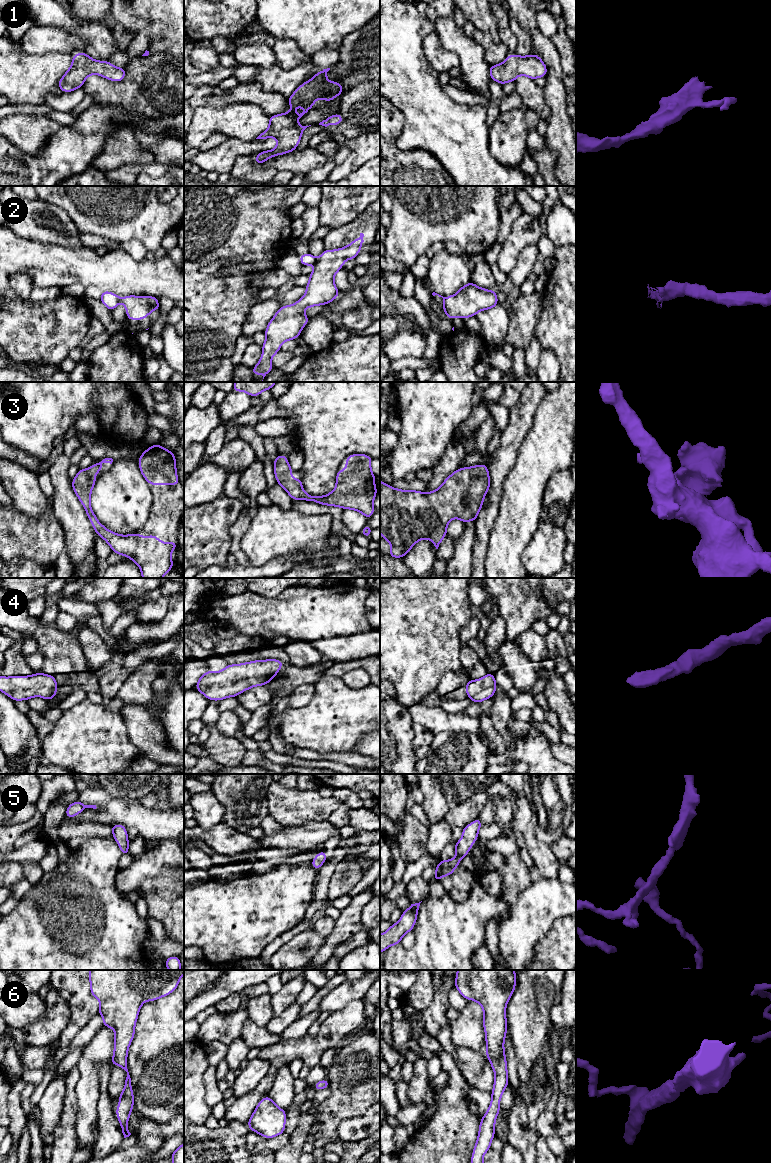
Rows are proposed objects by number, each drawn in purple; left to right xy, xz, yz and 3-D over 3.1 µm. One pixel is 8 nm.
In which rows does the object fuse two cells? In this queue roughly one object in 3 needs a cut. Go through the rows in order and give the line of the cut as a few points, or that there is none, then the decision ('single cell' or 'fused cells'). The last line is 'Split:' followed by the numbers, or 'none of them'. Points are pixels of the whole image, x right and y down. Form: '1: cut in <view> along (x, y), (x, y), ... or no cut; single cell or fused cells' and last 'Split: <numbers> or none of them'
1: no cut; single cell
2: no cut; single cell
3: no cut; single cell
4: no cut; single cell
5: no cut; single cell
6: no cut; single cell
Split: none of them

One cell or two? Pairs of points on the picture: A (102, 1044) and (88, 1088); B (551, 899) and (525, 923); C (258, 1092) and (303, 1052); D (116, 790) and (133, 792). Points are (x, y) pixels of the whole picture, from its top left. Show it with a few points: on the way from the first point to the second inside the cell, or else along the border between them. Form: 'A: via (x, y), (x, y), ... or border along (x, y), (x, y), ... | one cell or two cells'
A: via (94, 1055), (89, 1061), (89, 1077) | one cell
B: via (545, 903), (531, 917) | one cell
C: via (269, 1078), (274, 1066), (289, 1052) | one cell
D: via (120, 790), (129, 790) | one cell

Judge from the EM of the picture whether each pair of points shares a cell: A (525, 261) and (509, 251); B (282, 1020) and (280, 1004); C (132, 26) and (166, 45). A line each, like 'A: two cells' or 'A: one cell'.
A: two cells
B: two cells
C: one cell

